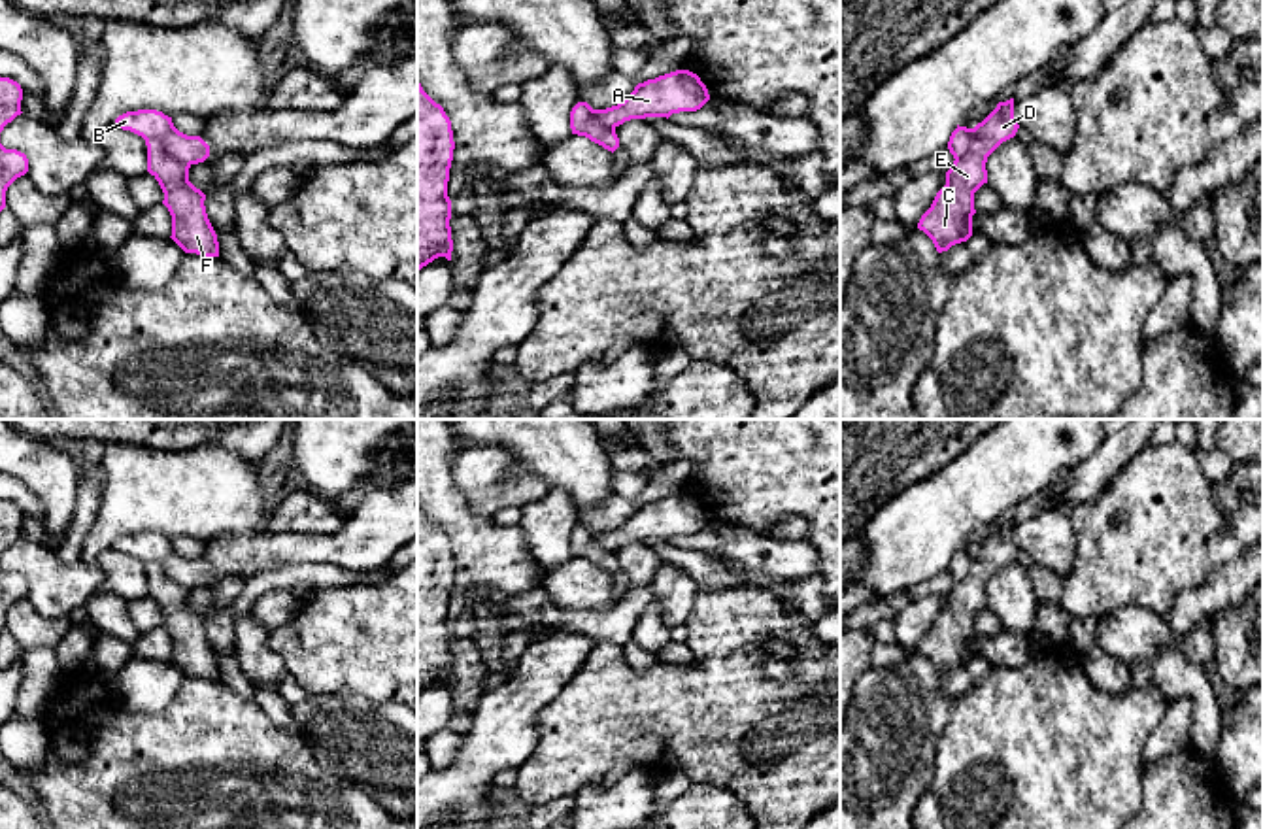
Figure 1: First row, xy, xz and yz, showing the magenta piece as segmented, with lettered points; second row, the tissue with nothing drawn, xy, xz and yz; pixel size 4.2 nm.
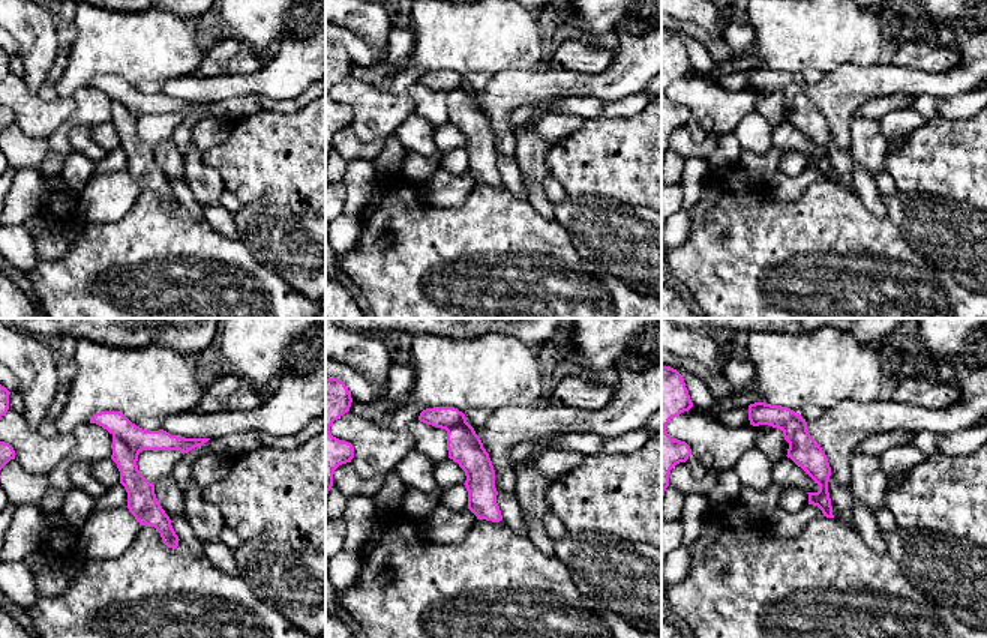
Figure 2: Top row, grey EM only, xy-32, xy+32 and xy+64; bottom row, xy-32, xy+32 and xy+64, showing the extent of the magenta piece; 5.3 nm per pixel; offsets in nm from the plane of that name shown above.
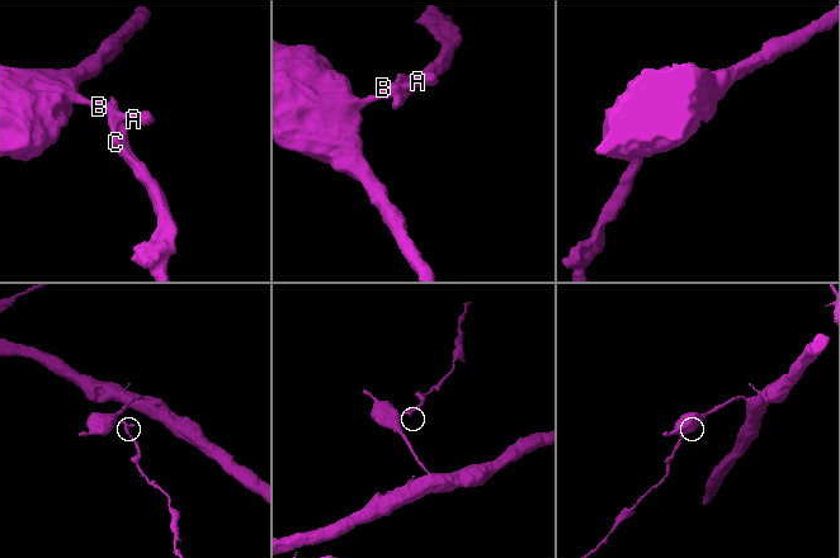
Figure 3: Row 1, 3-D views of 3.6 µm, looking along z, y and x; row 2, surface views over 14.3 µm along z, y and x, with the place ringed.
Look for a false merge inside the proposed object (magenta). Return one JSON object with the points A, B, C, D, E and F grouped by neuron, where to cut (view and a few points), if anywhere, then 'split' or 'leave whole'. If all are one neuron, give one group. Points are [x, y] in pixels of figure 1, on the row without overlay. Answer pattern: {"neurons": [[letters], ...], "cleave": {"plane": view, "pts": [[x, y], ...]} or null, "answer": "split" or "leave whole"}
{"neurons": [["A", "B"], ["C", "D", "E", "F"]], "cleave": {"plane": "xy", "pts": [[146, 561], [157, 561], [189, 590]]}, "answer": "split"}

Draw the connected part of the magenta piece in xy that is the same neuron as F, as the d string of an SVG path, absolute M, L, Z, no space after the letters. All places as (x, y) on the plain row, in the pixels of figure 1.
M145 563L147 595L159 604L172 638L172 663L185 674L204 680L219 680L217 657L206 636L206 618L189 604L189 587L177 584L157 563Z

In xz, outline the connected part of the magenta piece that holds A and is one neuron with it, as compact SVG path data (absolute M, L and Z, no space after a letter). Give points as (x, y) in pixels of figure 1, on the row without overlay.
M676 493L638 506L617 529L595 533L606 550L619 550L631 542L670 540L680 534L697 534L710 523L706 508L689 493Z

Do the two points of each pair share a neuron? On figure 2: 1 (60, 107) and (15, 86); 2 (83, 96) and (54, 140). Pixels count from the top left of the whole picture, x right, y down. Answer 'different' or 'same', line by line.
1: same
2: same

